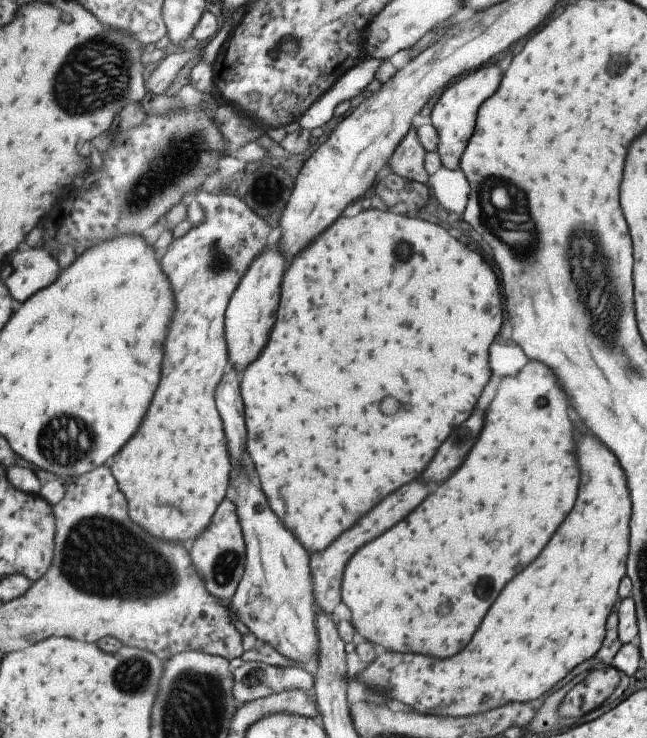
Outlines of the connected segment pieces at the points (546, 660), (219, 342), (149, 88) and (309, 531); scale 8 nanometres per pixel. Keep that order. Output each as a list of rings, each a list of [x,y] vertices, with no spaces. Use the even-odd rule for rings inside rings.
[[[581,436],[577,442],[577,462],[581,470],[577,500],[567,518],[555,530],[553,538],[541,550],[539,558],[521,570],[495,598],[485,618],[481,620],[471,642],[451,658],[437,660],[419,654],[391,654],[383,652],[369,662],[355,676],[355,682],[367,688],[383,692],[385,698],[397,700],[415,712],[441,716],[471,716],[511,702],[527,702],[543,698],[560,685],[562,678],[579,664],[591,658],[603,642],[605,618],[609,616],[617,600],[617,584],[625,574],[627,556],[627,522],[631,514],[631,502],[627,498],[625,480],[613,454],[589,436]]]
[[[195,190],[196,202],[201,205],[203,220],[191,227],[183,236],[172,239],[159,259],[159,268],[171,284],[173,292],[173,316],[163,342],[161,378],[151,398],[141,426],[129,442],[113,456],[111,474],[127,502],[127,516],[141,526],[149,536],[165,542],[185,542],[197,538],[209,524],[213,512],[225,496],[227,476],[232,462],[227,458],[222,422],[215,406],[215,388],[223,378],[227,364],[225,346],[224,312],[228,300],[249,264],[265,250],[269,240],[269,226],[253,214],[239,198],[227,196],[221,191]]]
[[[193,49],[183,53],[167,55],[151,70],[151,74],[144,80],[146,92],[163,94],[175,79],[175,76],[185,63],[194,58]]]
[[[363,210],[353,218],[339,216],[327,230],[323,230],[317,238],[313,238],[313,242],[309,242],[307,248],[303,248],[293,258],[281,282],[277,320],[269,332],[269,340],[259,352],[259,356],[240,372],[239,390],[245,416],[243,422],[247,430],[245,438],[247,454],[253,460],[255,472],[261,482],[261,490],[273,514],[281,518],[279,522],[295,536],[295,540],[303,546],[308,555],[325,550],[325,546],[337,534],[347,530],[353,524],[353,520],[365,514],[365,510],[375,506],[383,496],[391,494],[399,486],[417,478],[421,470],[427,466],[427,462],[433,458],[439,444],[449,436],[449,432],[457,428],[461,422],[465,422],[465,418],[473,412],[477,396],[481,394],[491,376],[487,350],[493,338],[497,336],[499,328],[501,328],[501,296],[493,270],[485,264],[479,252],[467,248],[463,242],[449,236],[441,226],[423,219],[409,218],[400,213],[393,214],[389,210],[385,212]],[[397,402],[403,410],[413,408],[413,416],[383,416],[394,414],[398,409]]]

